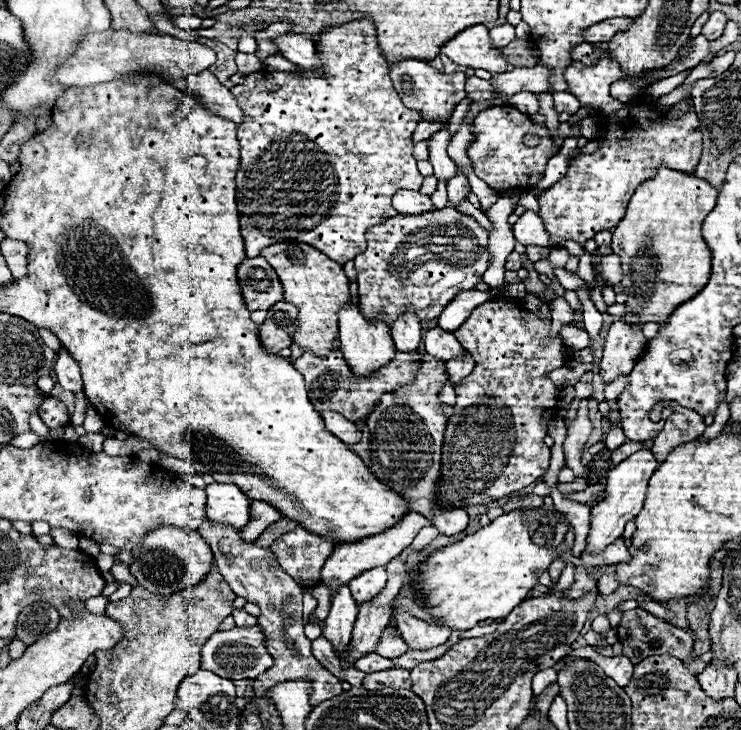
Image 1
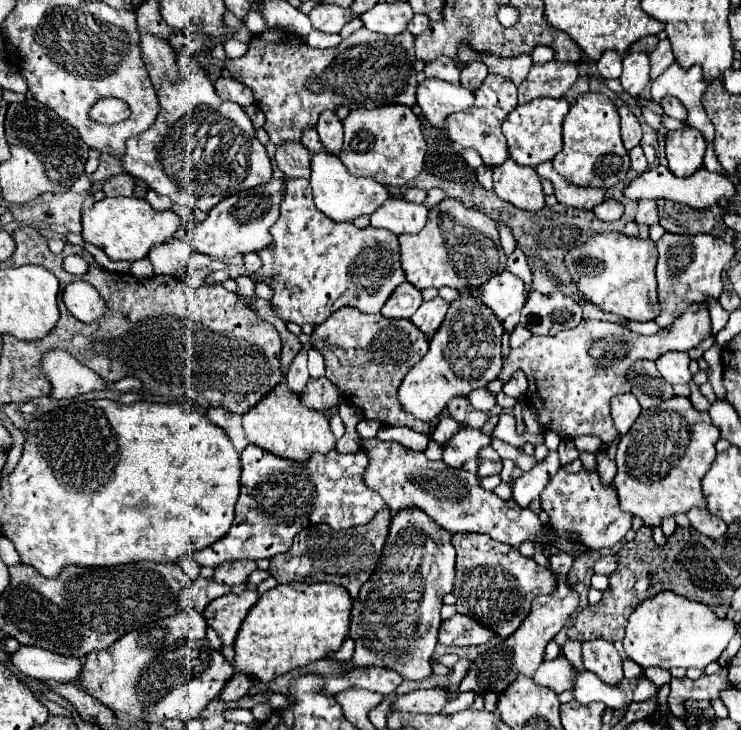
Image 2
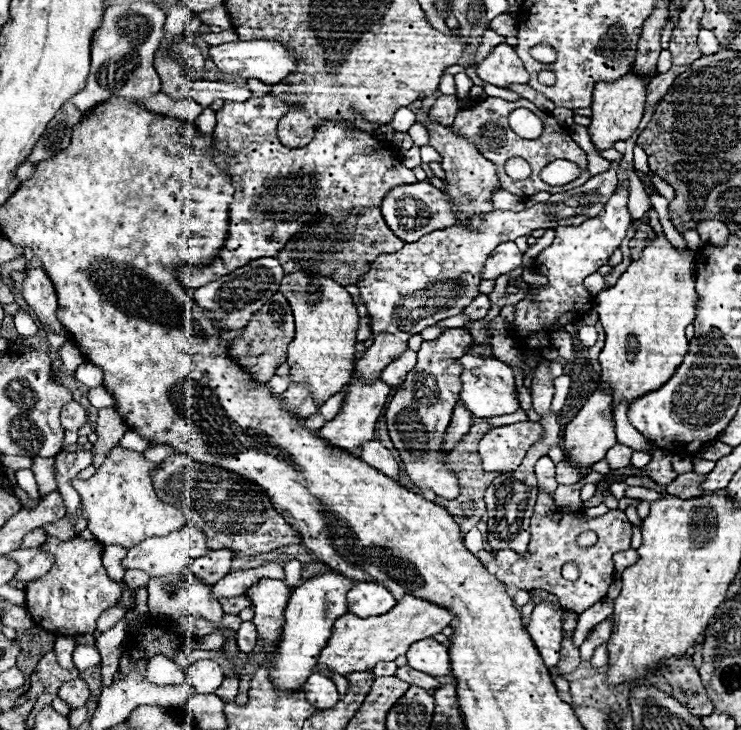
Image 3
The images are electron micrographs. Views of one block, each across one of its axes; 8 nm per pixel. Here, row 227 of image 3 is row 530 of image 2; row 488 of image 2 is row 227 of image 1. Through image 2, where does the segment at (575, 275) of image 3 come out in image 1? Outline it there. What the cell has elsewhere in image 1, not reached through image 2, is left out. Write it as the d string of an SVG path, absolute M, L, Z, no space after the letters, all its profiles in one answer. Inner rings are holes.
M604 52L598 64L584 66L582 62L572 62L564 78L570 84L570 92L580 100L582 106L596 106L598 116L602 116L602 146L592 154L580 154L572 160L566 176L556 182L552 188L542 192L540 218L550 236L554 248L564 246L562 242L574 240L586 244L594 234L602 230L612 230L622 220L626 204L636 188L654 178L660 166L678 170L678 172L696 172L702 154L702 132L698 130L698 118L694 112L684 114L682 118L668 120L668 114L658 114L652 104L624 104L614 102L608 88L616 80L638 80L648 76L642 72L638 76L628 76L618 68L610 54Z

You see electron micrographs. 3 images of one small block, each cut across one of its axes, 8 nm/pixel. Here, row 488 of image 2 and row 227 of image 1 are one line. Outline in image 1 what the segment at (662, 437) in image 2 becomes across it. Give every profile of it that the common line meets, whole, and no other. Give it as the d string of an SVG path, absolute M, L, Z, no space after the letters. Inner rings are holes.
M658 168L658 176L644 182L632 196L626 216L620 220L620 224L612 232L612 252L620 258L624 276L622 276L622 288L628 296L624 306L626 314L622 316L628 324L638 324L640 328L646 322L668 322L666 318L672 316L674 308L684 304L684 300L694 298L700 288L706 286L706 280L710 276L712 268L712 256L710 250L702 238L702 222L714 208L718 198L718 190L710 186L706 180L696 178L692 174L674 172L670 168Z

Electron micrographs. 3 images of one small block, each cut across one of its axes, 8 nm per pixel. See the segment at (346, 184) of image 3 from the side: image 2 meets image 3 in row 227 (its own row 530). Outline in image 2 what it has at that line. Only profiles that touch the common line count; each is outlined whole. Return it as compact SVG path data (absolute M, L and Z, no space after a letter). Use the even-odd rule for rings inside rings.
M250 444L240 454L240 462L242 480L236 518L222 540L202 552L194 552L192 558L200 566L216 568L226 560L274 558L288 552L294 536L308 526L328 524L332 530L360 526L386 508L382 496L364 484L364 472L368 468L366 452L340 454L332 450L328 454L312 454L306 462L296 462Z

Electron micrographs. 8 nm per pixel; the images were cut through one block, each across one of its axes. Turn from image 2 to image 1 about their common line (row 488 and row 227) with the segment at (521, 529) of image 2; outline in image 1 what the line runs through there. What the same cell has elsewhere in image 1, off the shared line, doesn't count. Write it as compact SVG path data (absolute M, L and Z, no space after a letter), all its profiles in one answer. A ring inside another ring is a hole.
M442 208L422 216L396 214L368 230L366 252L354 258L358 272L360 310L368 320L382 320L390 328L402 312L416 312L420 322L432 322L464 290L474 290L490 266L486 254L490 232L472 216L456 208Z

